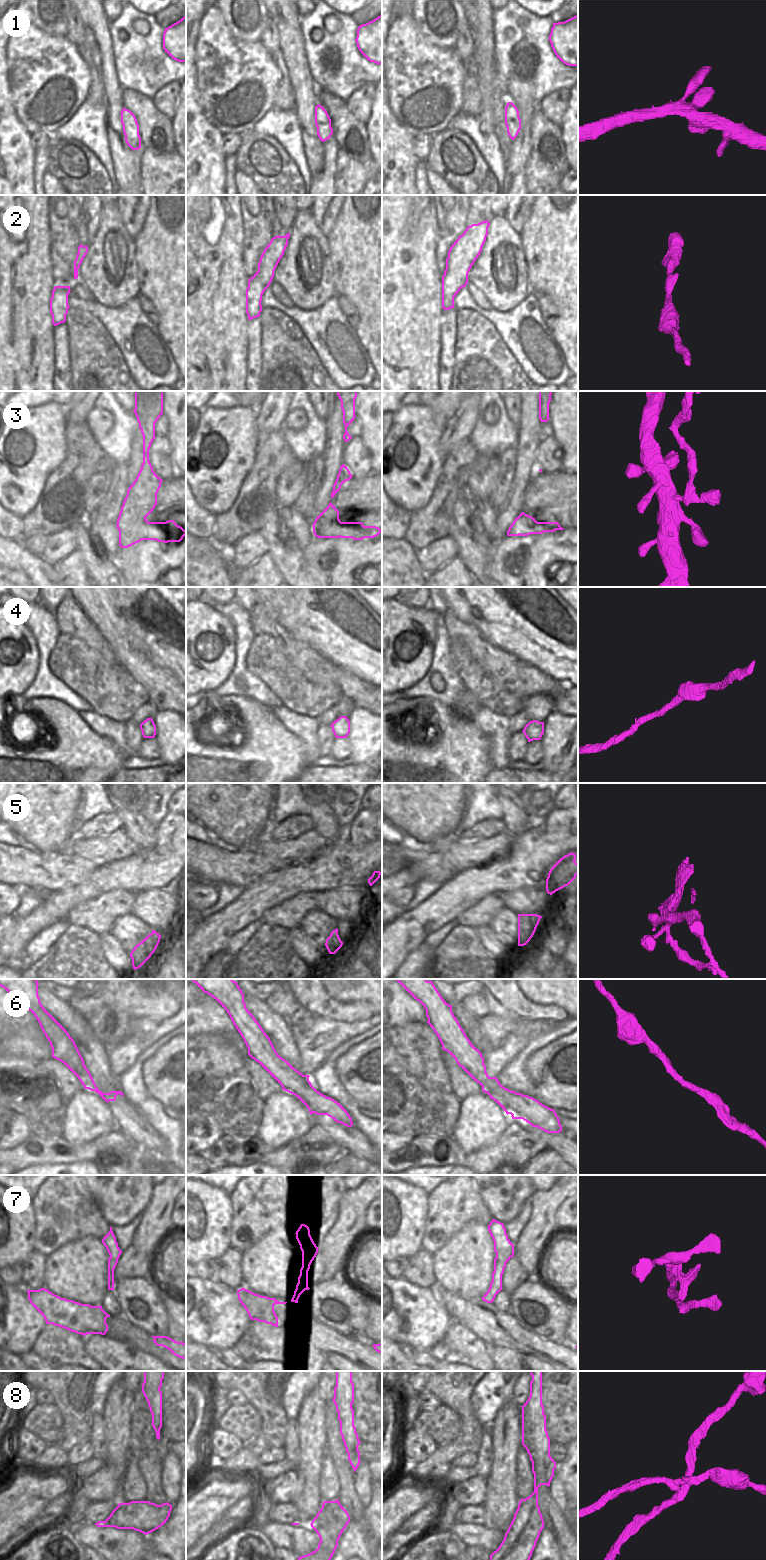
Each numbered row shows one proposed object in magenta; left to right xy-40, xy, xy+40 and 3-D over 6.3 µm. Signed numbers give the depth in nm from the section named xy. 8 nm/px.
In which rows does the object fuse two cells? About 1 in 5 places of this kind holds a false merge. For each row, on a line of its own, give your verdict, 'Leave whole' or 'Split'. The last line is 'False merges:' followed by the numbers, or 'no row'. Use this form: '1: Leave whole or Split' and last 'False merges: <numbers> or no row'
1: Leave whole
2: Leave whole
3: Split
4: Leave whole
5: Split
6: Leave whole
7: Leave whole
8: Split
False merges: 3, 5, 8.

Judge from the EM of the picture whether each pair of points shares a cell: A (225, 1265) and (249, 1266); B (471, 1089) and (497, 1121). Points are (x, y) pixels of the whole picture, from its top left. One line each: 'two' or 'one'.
A: two
B: two

